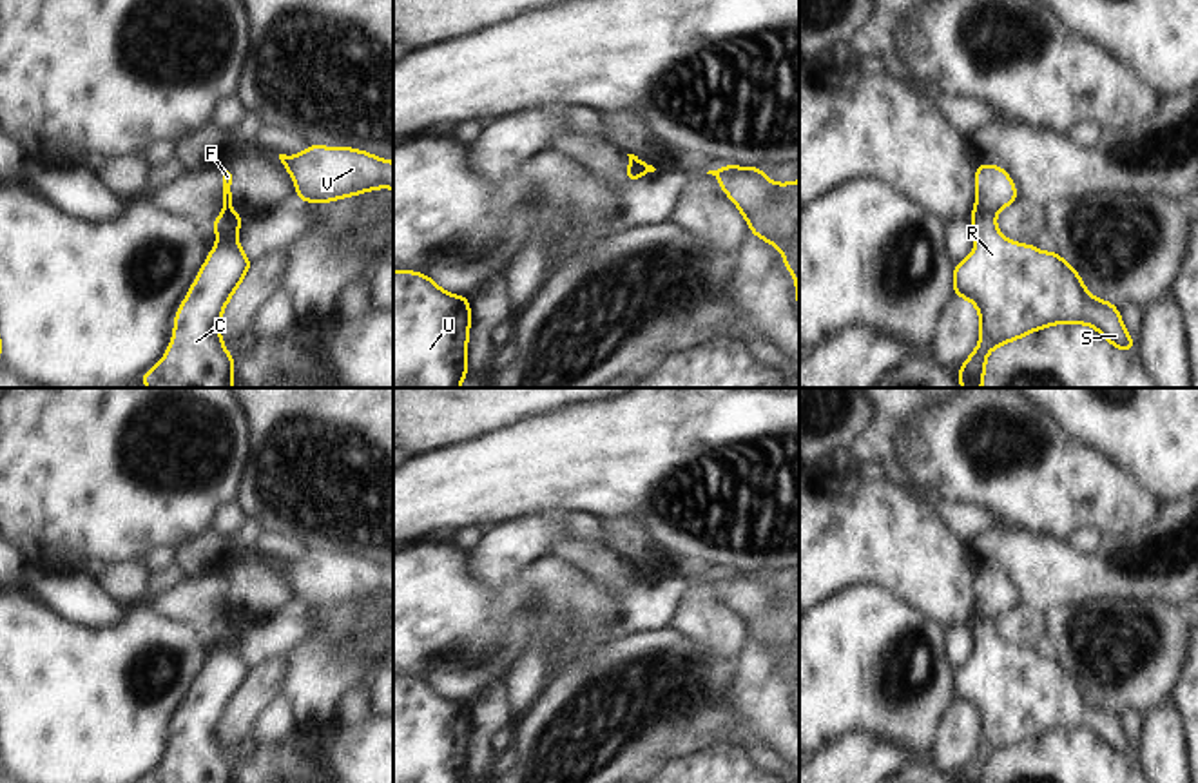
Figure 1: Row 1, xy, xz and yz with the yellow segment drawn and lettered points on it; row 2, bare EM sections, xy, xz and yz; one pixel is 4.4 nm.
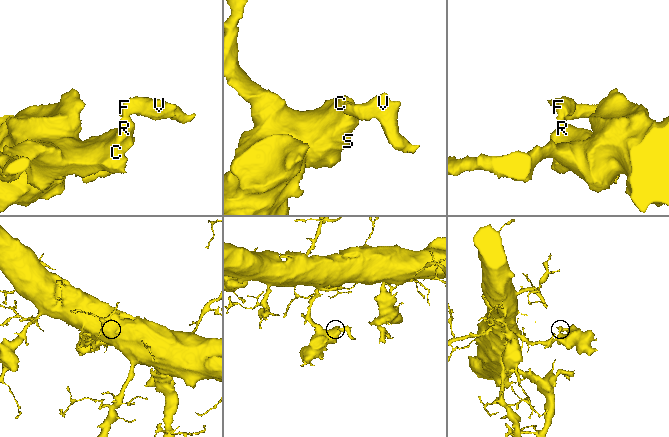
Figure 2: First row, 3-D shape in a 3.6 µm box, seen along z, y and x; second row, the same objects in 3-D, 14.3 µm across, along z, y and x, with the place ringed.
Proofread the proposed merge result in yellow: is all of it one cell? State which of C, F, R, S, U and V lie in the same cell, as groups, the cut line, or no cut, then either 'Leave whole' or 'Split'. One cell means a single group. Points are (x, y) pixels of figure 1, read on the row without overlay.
Groups: C R S U / F V. Split along xz (629, 568), (647, 579). Split

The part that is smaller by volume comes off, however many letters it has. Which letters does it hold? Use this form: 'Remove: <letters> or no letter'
Remove: F, V

